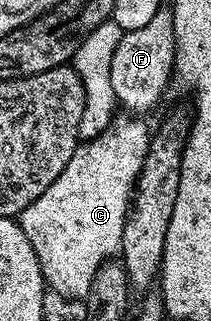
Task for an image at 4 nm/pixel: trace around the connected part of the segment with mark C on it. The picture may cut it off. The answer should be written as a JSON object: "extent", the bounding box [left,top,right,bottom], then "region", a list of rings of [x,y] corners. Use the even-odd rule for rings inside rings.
{"extent":[16,115,151,302],"region":[[[118,115],[113,123],[100,135],[83,140],[68,159],[68,167],[56,175],[56,179],[24,211],[16,220],[24,235],[28,235],[28,243],[36,251],[36,259],[42,268],[42,279],[46,282],[51,294],[59,293],[70,301],[81,302],[88,295],[88,287],[92,285],[92,275],[103,263],[111,260],[122,248],[122,232],[128,206],[138,181],[138,172],[146,158],[150,146],[151,130],[146,130],[143,118],[138,115]]]}

